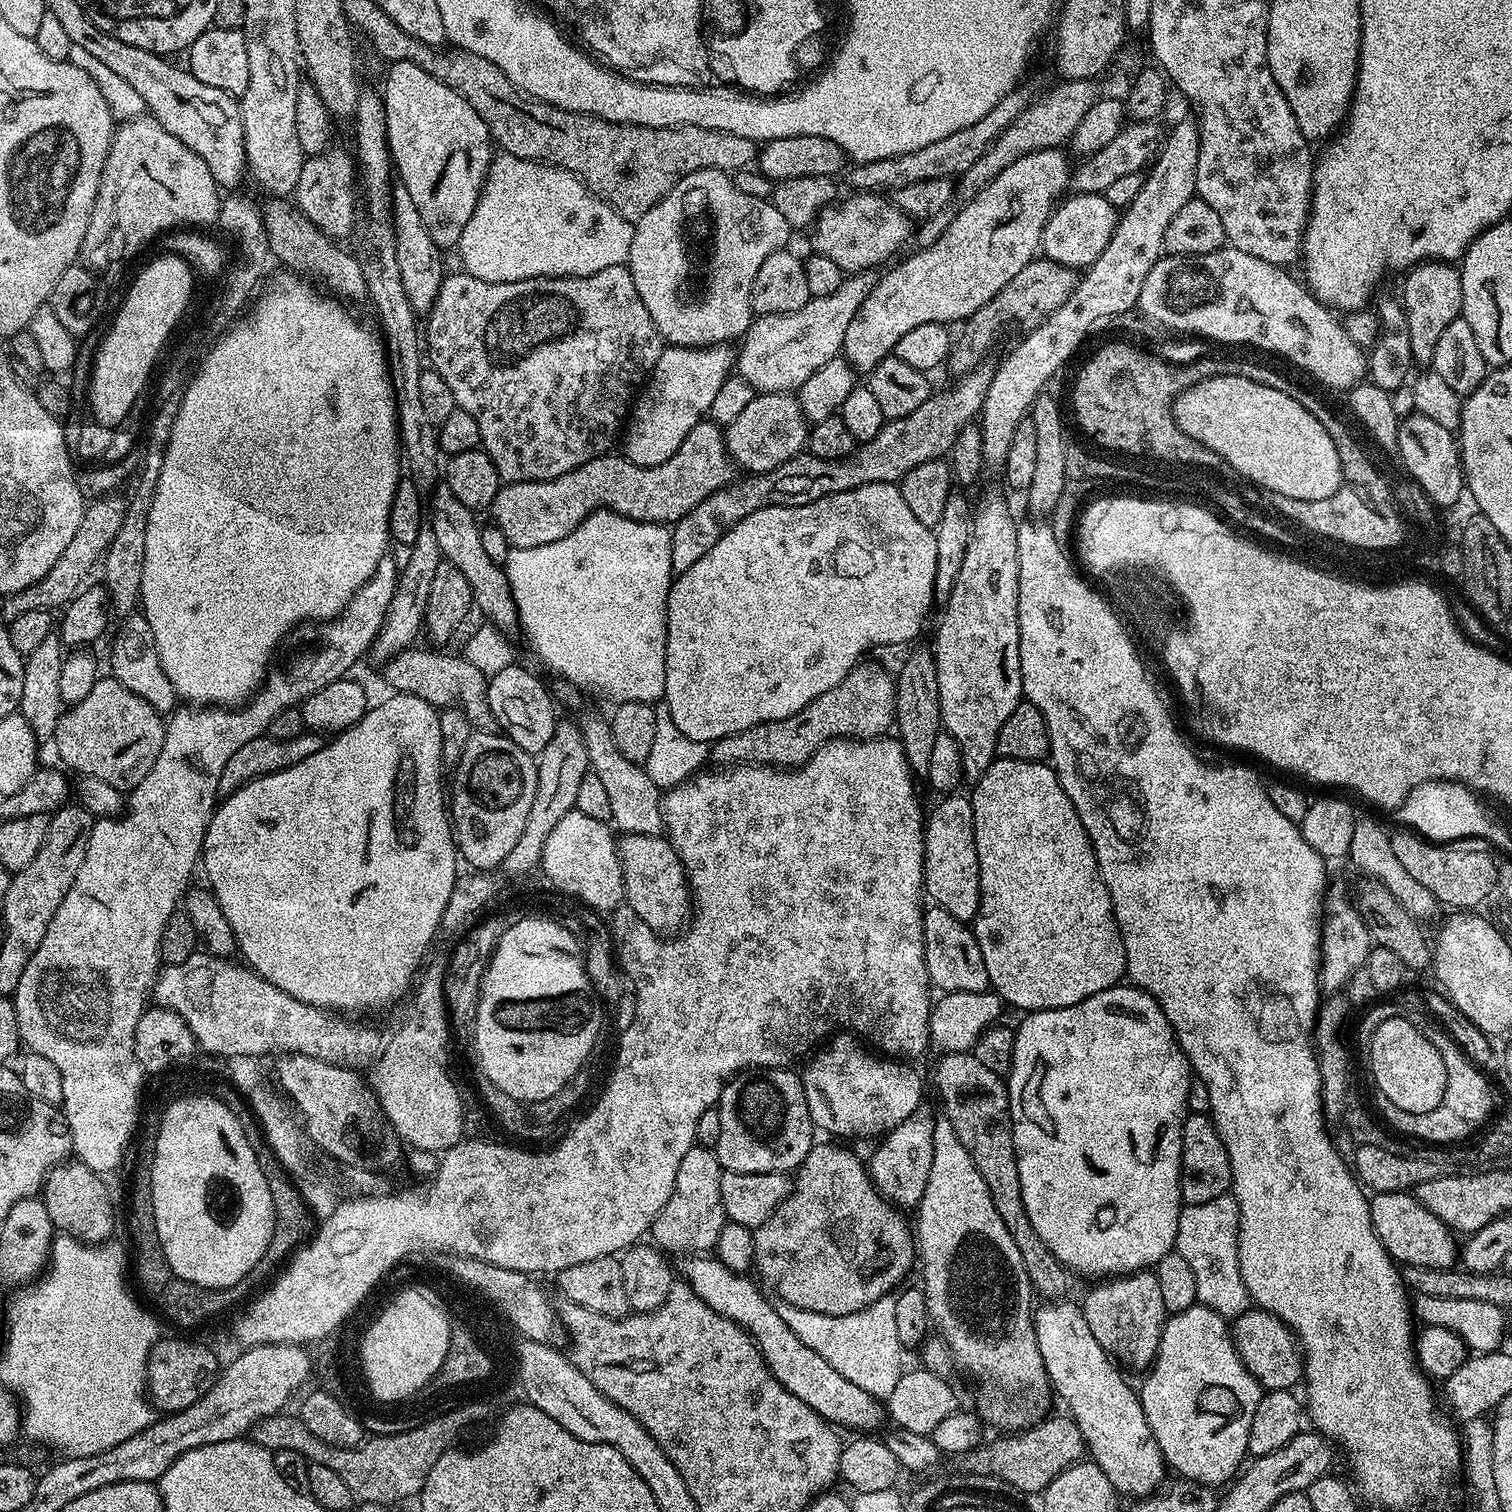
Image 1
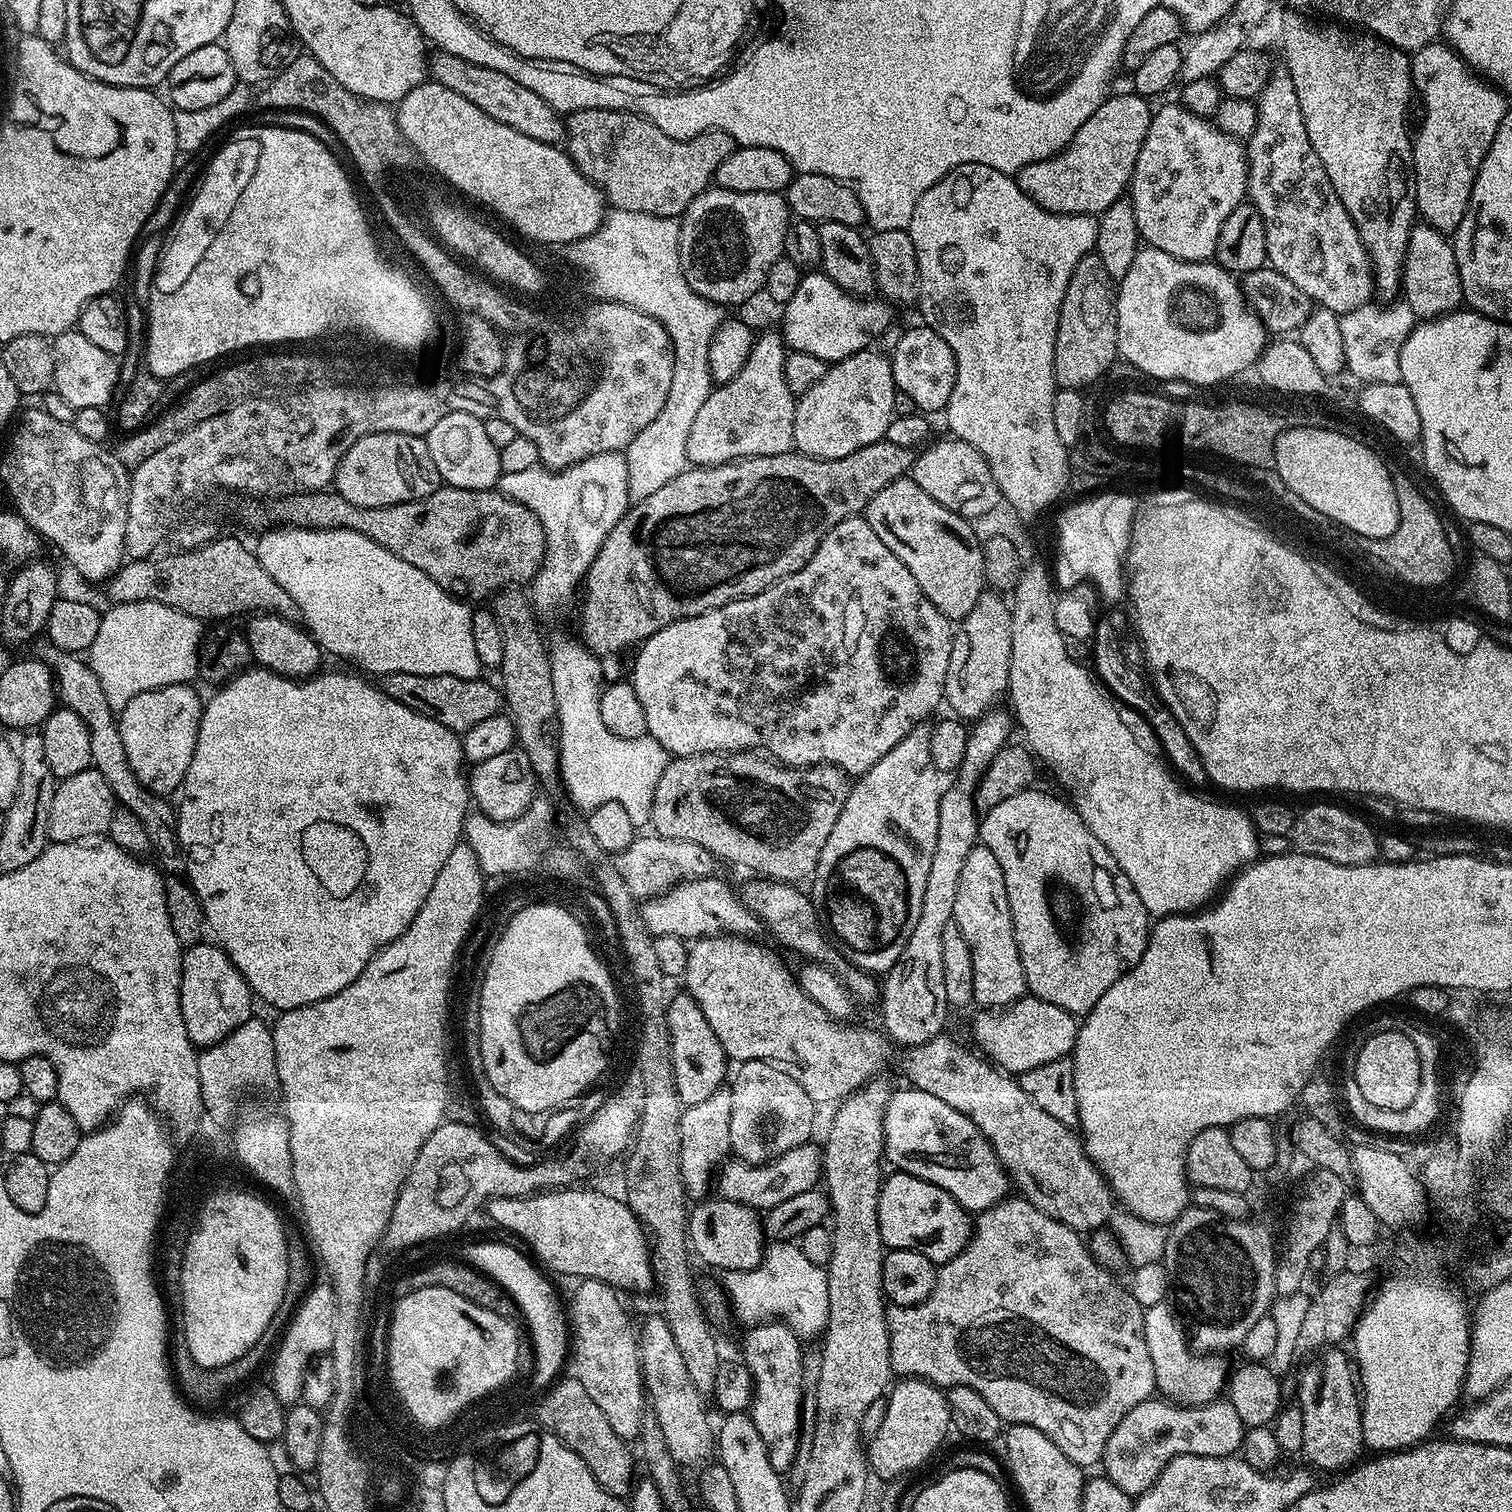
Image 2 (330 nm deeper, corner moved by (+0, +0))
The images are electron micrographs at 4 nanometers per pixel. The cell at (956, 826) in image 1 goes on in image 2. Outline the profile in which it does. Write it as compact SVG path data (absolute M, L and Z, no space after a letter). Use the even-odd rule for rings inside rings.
M977 842L970 854L966 854L962 875L958 878L958 895L954 901L952 919L958 930L962 930L966 946L970 946L970 958L974 958L973 1001L985 1009L1006 1008L1025 995L1022 958L1014 938L1010 898L1006 898L1006 878L1002 878L998 858L990 854L985 844Z

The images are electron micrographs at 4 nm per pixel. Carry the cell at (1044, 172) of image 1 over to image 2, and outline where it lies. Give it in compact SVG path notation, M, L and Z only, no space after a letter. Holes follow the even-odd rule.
M1127 90L1121 96L1109 95L1103 104L1090 114L1086 122L1074 134L1072 141L1056 156L1051 156L1038 162L1030 162L1021 172L1015 173L1014 179L1020 189L1047 212L1070 214L1071 216L1095 217L1106 211L1112 203L1129 191L1129 184L1135 170L1135 162L1146 138L1147 128L1151 124L1153 105L1145 97L1136 95L1135 91Z

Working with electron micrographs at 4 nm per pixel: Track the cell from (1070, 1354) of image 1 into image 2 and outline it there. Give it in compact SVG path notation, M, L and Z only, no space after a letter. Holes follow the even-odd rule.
M899 1170L885 1175L880 1185L878 1226L885 1249L909 1248L926 1254L939 1266L954 1259L972 1238L973 1221L963 1206L946 1190Z

